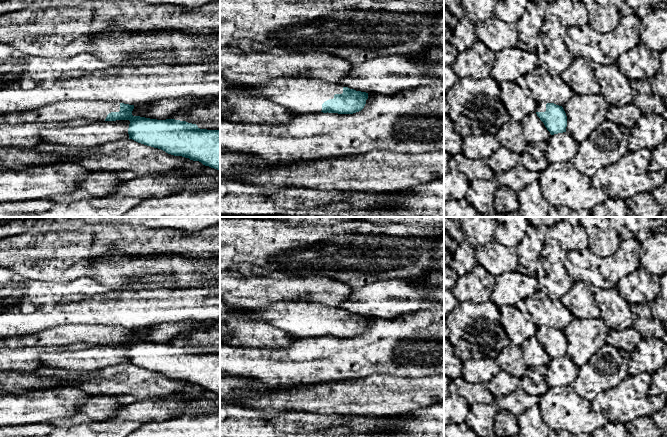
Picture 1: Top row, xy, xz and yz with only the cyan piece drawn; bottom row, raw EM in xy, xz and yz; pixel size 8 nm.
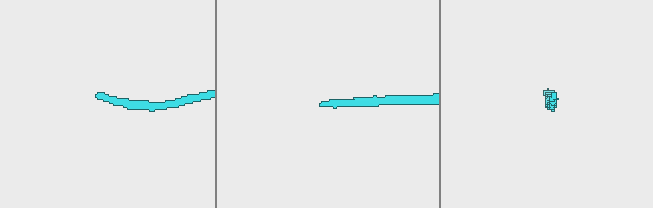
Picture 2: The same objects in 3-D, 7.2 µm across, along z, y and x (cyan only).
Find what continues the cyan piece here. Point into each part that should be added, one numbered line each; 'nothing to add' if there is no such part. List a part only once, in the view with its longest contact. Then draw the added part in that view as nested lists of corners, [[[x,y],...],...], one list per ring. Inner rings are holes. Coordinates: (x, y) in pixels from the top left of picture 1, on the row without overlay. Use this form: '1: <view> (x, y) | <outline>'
1: xz (301, 319) | [[[279,302],[257,308],[226,303],[232,311],[249,313],[259,321],[267,322],[300,339],[321,336],[322,328],[333,323],[335,318],[343,317],[343,309],[329,307],[313,302]]]

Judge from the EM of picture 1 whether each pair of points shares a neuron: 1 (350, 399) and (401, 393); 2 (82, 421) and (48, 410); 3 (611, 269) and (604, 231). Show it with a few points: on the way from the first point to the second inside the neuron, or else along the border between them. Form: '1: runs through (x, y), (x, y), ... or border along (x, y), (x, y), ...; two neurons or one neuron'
1: runs through (363, 397), (388, 395); one neuron
2: border along (78, 412), (72, 415), (53, 417), (45, 422); two neurons
3: border along (621, 241), (607, 256), (597, 256), (588, 247); two neurons

